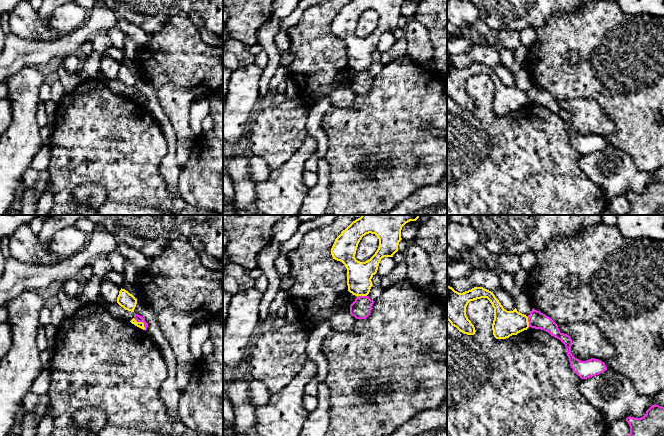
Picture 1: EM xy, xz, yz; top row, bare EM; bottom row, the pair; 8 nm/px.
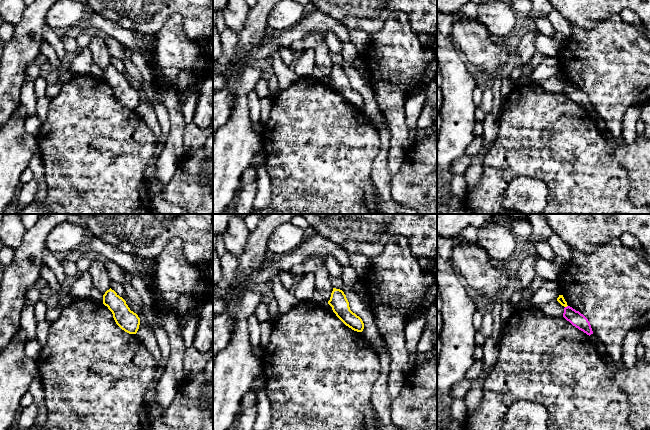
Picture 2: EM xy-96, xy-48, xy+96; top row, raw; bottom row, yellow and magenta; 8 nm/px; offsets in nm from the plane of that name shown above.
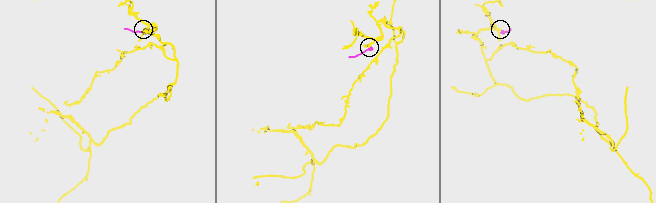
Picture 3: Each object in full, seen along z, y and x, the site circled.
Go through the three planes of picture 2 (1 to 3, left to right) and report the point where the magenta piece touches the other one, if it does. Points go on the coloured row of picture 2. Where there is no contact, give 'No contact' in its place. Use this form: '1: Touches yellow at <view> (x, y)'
1: No contact
2: No contact
3: Touches yellow at xy+96 (566, 306)

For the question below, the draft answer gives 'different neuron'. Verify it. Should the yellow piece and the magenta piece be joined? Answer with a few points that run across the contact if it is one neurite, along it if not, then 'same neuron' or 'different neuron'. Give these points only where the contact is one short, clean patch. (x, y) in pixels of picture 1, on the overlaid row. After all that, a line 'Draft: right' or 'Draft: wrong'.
xy (133, 318), (141, 321), (145, 329) | different neuron
Draft: right

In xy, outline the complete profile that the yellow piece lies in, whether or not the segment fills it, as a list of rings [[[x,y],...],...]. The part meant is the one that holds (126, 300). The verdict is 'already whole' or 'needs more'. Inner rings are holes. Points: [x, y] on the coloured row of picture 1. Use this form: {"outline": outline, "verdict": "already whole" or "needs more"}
{"outline": [[[121,288],[119,295],[117,297],[117,303],[125,310],[134,312],[134,309],[137,304],[137,299],[128,291]]], "verdict": "already whole"}

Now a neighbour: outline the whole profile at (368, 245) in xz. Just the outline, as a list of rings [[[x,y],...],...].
[[[366,234],[360,240],[355,258],[360,262],[365,262],[369,260],[377,251],[379,246],[379,239],[375,234]]]

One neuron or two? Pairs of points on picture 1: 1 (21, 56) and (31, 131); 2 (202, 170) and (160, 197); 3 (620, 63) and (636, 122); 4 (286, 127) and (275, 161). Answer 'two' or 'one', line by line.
1: two
2: two
3: one
4: one

